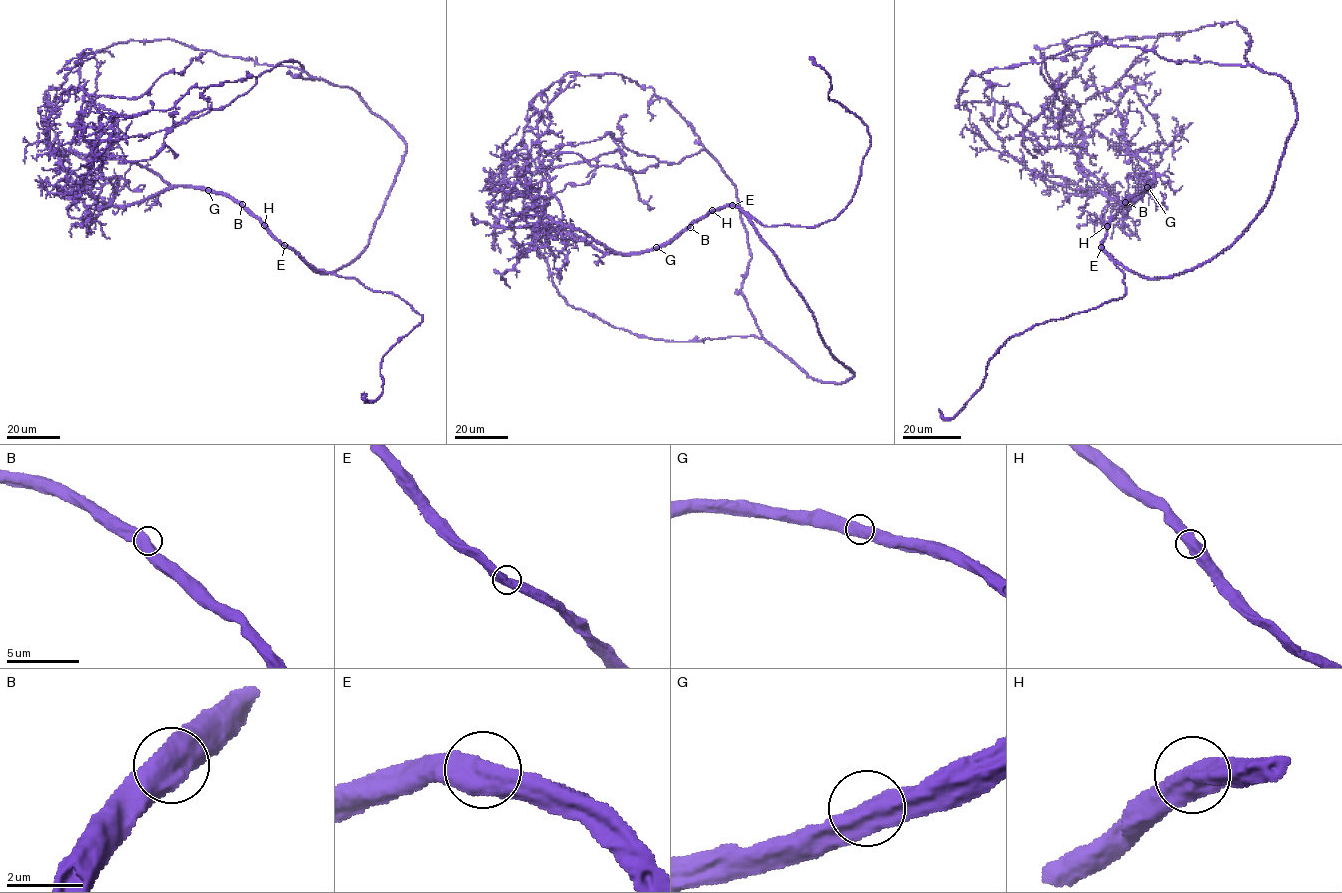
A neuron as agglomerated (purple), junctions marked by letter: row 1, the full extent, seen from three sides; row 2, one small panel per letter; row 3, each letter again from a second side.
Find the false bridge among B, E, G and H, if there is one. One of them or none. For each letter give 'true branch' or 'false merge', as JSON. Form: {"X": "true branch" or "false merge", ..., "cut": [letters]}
{"B": "true branch", "E": "true branch", "G": "true branch", "H": "true branch", "cut": []}

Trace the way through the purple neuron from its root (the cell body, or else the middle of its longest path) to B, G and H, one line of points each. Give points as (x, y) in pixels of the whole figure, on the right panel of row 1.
B: (1287, 146), (1255, 220), (1226, 248), (1184, 272), (1144, 278), (1103, 248), (1105, 226), (1125, 202)
G: (1287, 146), (1255, 220), (1210, 259), (1167, 277), (1140, 276), (1102, 245), (1107, 223), (1147, 187)
H: (1287, 146), (1266, 204), (1255, 220), (1226, 248), (1191, 269), (1160, 278), (1134, 273), (1103, 248), (1107, 226)

